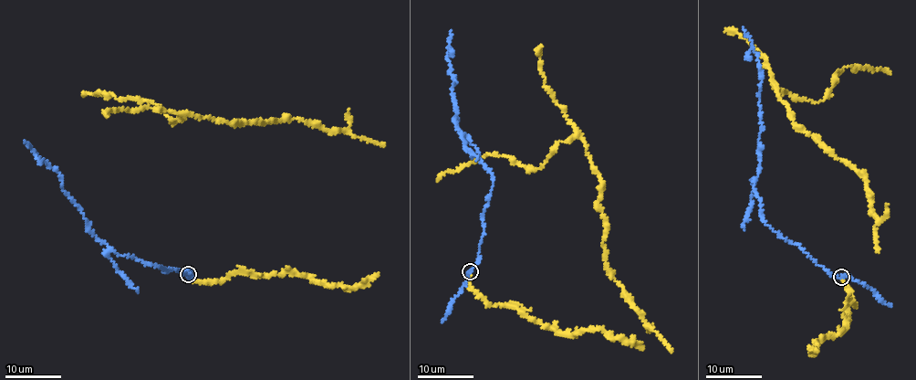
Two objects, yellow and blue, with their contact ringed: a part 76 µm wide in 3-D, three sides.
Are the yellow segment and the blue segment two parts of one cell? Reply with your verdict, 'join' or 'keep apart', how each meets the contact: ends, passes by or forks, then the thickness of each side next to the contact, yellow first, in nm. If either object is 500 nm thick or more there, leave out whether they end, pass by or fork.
keep apart | yellow ends | blue passes by | 200/180 nm

